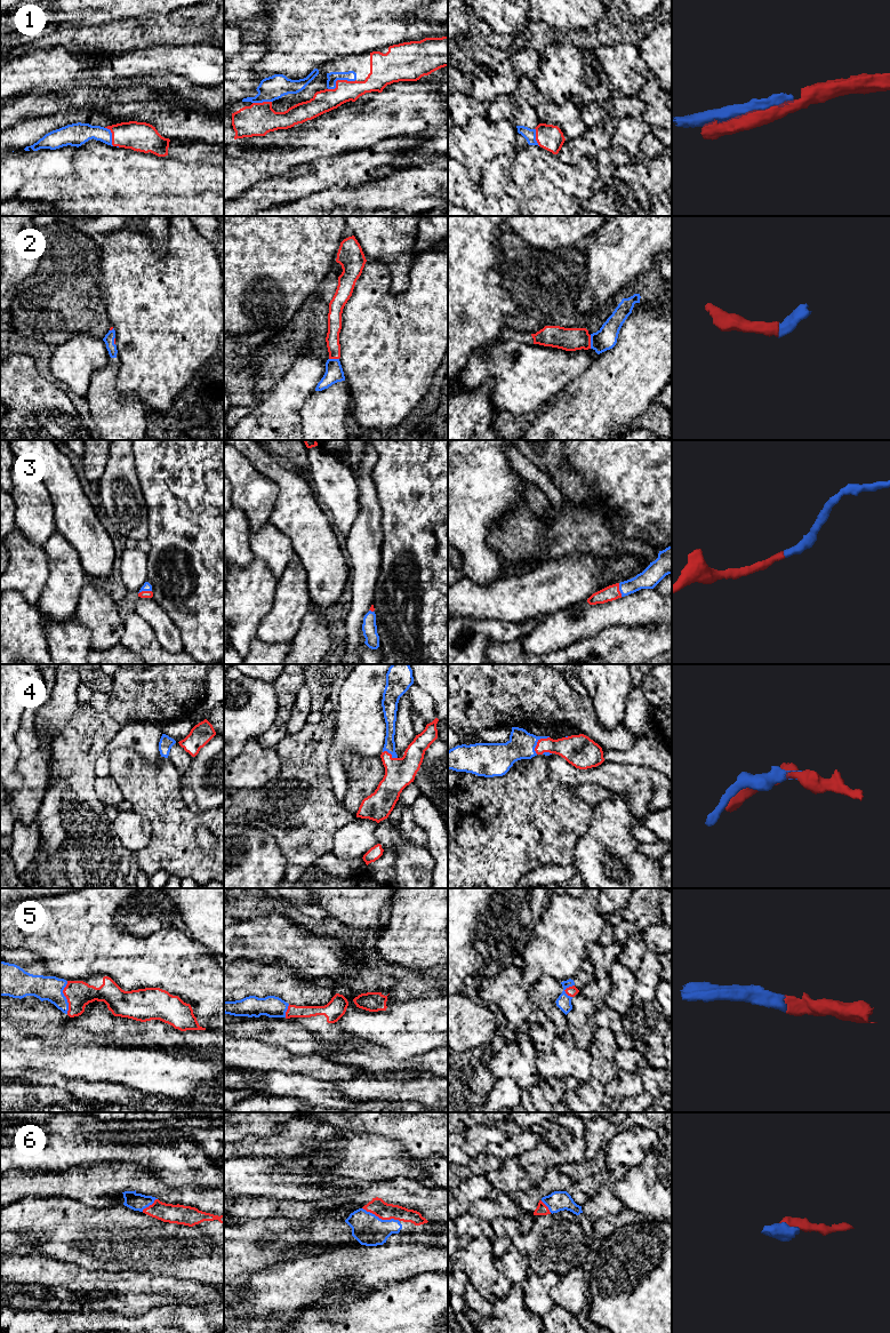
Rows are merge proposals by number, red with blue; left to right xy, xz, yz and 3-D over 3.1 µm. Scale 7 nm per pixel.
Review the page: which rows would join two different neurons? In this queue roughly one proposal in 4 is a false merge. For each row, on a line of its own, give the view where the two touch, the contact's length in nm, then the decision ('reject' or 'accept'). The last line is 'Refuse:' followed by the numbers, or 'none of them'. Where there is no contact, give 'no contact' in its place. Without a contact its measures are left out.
1: xz | 220 nm | accept
2: yz | 100 nm | accept
3: xy | 100 nm | accept
4: yz | 160 nm | accept
5: xy | 240 nm | accept
6: xz | 280 nm | accept
Refuse: none of them

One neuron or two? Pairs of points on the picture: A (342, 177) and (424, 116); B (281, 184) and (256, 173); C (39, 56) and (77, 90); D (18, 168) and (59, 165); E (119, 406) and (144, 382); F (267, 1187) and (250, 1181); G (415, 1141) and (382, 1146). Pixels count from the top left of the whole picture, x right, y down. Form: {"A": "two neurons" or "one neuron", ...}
{"A": "two neurons", "B": "two neurons", "C": "two neurons", "D": "one neuron", "E": "two neurons", "F": "one neuron", "G": "two neurons"}

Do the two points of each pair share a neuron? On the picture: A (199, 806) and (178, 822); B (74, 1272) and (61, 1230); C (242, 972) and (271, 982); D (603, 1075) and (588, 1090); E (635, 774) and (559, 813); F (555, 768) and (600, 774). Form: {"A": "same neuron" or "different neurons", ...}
{"A": "different neurons", "B": "different neurons", "C": "same neuron", "D": "same neuron", "E": "different neurons", "F": "same neuron"}

